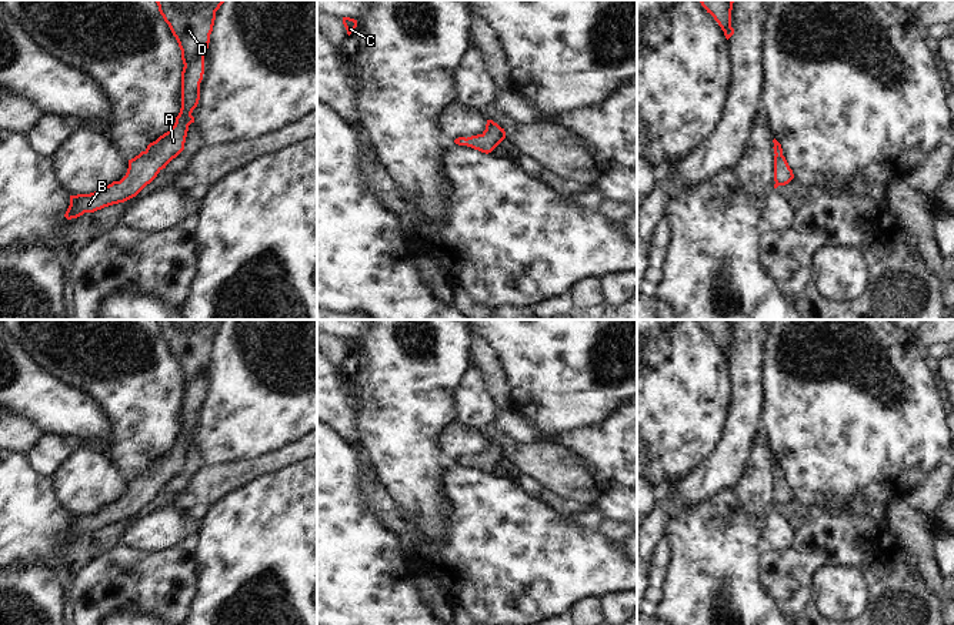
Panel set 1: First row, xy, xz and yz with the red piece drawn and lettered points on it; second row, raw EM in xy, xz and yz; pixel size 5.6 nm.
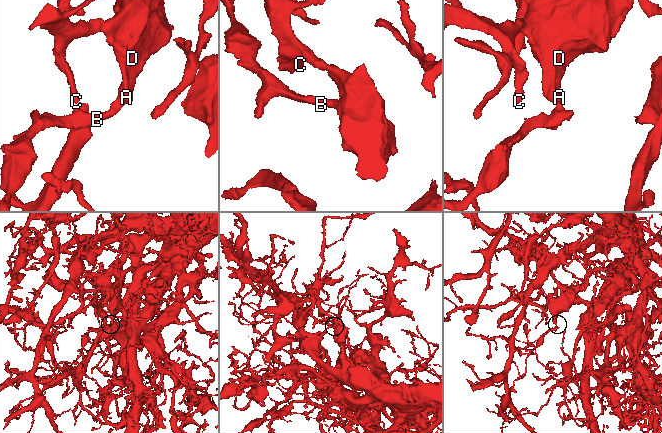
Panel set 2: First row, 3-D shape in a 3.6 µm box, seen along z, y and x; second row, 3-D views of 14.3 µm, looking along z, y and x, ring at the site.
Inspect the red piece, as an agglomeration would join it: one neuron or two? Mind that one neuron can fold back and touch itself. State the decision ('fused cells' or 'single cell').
single cell

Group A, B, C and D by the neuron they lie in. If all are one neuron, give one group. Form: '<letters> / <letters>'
A B C D

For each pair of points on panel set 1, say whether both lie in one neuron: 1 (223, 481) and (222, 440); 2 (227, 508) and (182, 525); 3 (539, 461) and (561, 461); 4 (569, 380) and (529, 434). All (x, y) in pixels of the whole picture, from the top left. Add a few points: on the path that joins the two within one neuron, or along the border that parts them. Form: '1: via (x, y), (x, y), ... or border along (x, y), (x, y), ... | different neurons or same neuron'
1: border along (256, 455), (247, 460), (230, 460), (203, 467) | different neurons
2: border along (199, 512), (194, 538), (189, 545) | different neurons
3: via (544, 461), (556, 461) | same neuron
4: border along (509, 408), (521, 415), (536, 430), (537, 441) | different neurons

